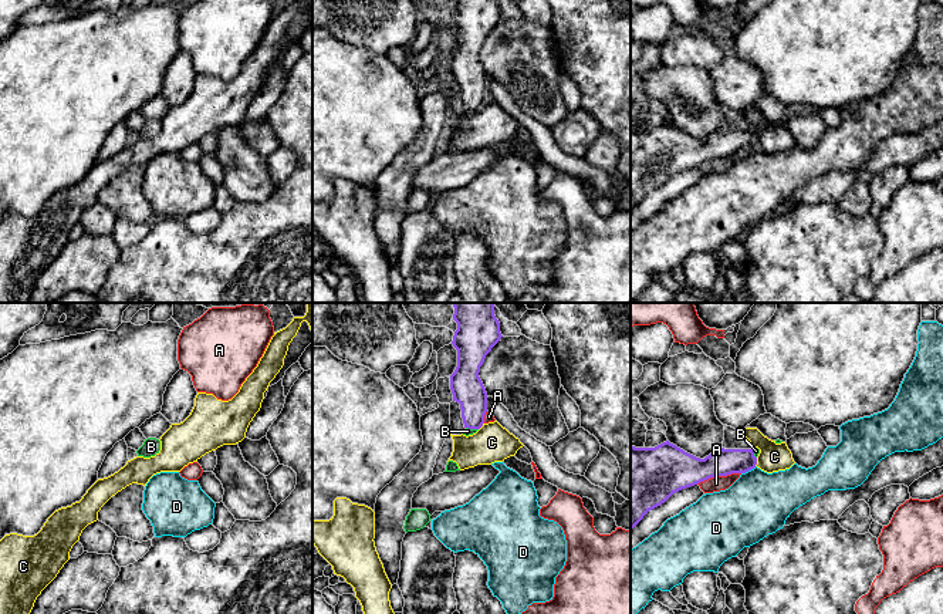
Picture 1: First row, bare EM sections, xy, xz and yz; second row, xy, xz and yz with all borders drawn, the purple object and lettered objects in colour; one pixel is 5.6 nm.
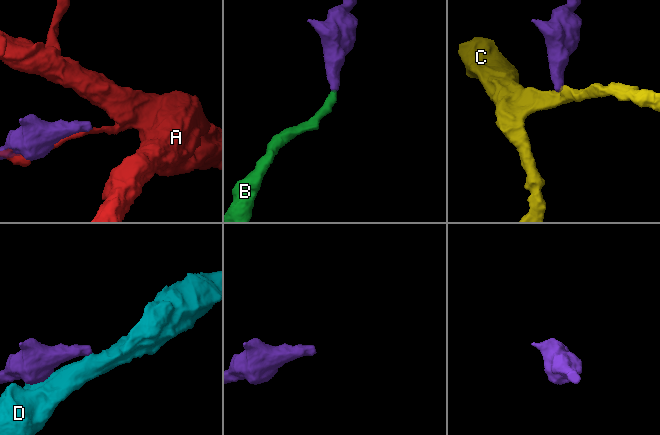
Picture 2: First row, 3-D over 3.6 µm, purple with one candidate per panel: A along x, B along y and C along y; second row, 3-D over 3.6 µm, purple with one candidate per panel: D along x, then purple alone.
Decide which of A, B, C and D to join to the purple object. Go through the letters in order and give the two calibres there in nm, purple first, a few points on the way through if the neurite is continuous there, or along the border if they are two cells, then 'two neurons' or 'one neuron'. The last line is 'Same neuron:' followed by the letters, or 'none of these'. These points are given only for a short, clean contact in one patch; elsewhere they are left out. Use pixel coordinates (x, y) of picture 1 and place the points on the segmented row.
A: 240 nm thick on the purple side, 90 nm on the other; two neurons
B: 180 nm thick on the purple side, 40 nm on the other; runs through xz (467, 390), (472, 395), (472, 428), (467, 431); one neuron
C: 160 nm thick on the purple side, 160 nm on the other; border along yz (757, 458), (754, 465); two neurons
D: 160 nm thick on the purple side, 360 nm on the other; two neurons
Same neuron: B

